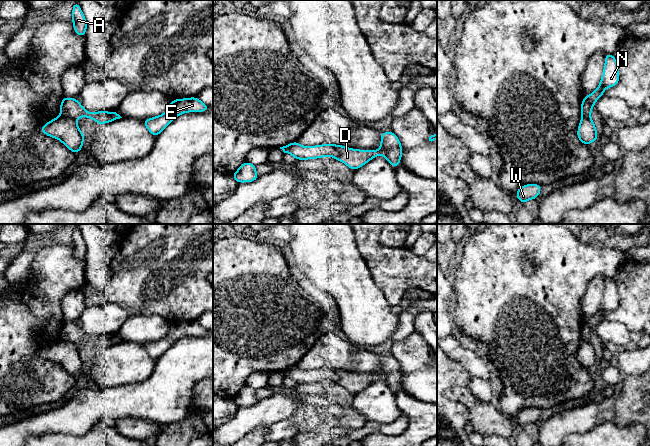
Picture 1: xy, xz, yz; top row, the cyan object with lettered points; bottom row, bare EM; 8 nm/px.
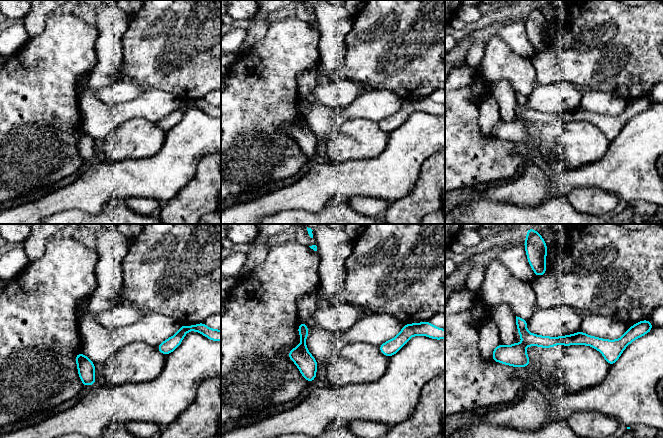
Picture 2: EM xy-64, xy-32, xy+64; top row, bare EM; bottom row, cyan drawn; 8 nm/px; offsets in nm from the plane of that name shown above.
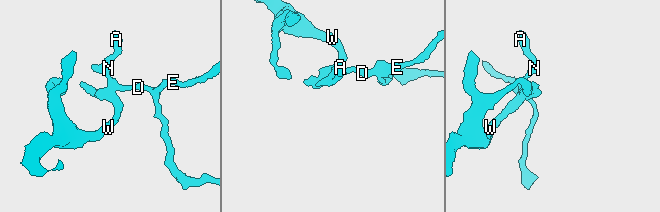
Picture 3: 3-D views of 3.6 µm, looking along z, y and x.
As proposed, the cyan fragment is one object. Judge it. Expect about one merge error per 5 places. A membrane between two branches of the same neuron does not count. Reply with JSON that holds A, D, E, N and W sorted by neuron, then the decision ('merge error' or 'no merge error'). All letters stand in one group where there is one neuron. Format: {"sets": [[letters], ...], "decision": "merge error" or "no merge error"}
{"sets": [["A", "D", "E", "N"], ["W"]], "decision": "merge error"}

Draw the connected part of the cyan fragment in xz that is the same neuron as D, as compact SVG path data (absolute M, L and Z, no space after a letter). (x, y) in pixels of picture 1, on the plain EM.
M388 355L382 356L381 369L378 375L350 373L334 368L305 371L295 365L289 368L287 377L298 384L316 383L329 379L343 386L350 393L356 394L378 379L383 379L388 386L396 392L400 389L403 374L398 361L391 355Z

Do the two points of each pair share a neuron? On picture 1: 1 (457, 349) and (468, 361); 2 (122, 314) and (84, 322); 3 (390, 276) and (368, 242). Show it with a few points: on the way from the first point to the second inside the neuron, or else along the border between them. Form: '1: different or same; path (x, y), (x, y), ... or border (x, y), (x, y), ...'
1: same; path (459, 352), (465, 358)
2: same; path (113, 316), (93, 321)
3: same; path (389, 268), (371, 250)

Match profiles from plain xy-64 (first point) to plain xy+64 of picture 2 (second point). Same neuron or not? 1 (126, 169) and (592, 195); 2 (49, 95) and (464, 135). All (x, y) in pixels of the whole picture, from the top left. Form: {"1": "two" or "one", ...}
{"1": "two", "2": "one"}

